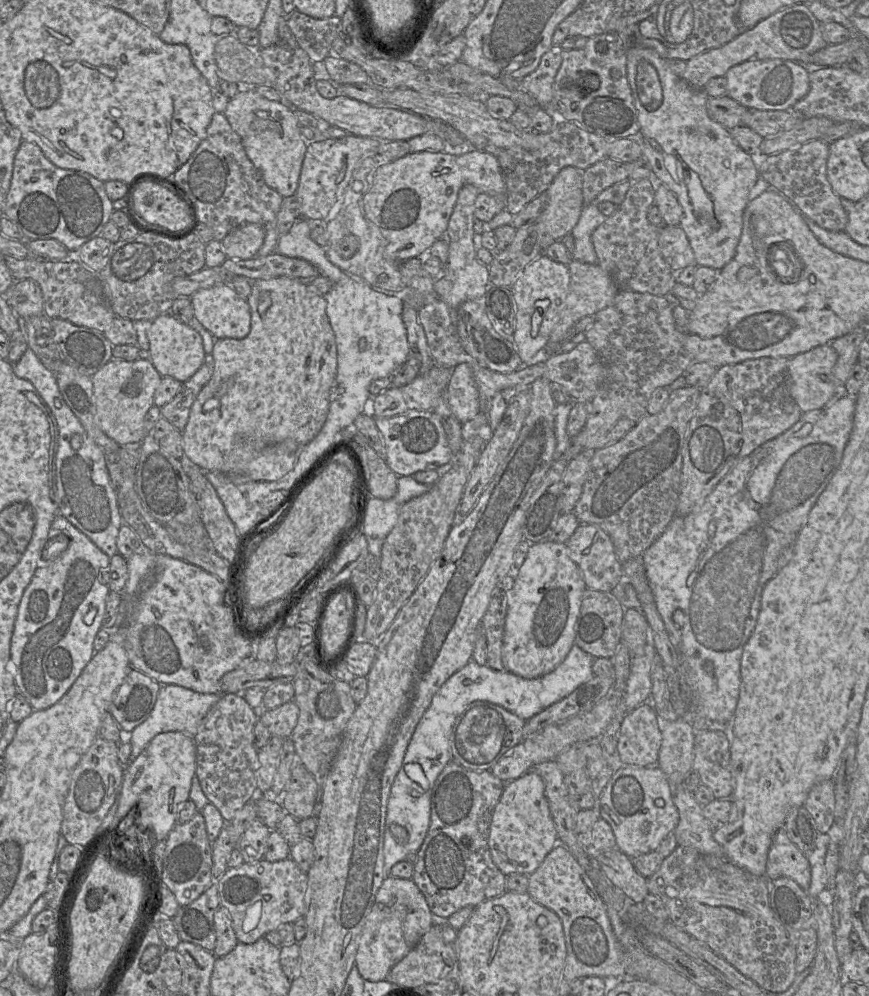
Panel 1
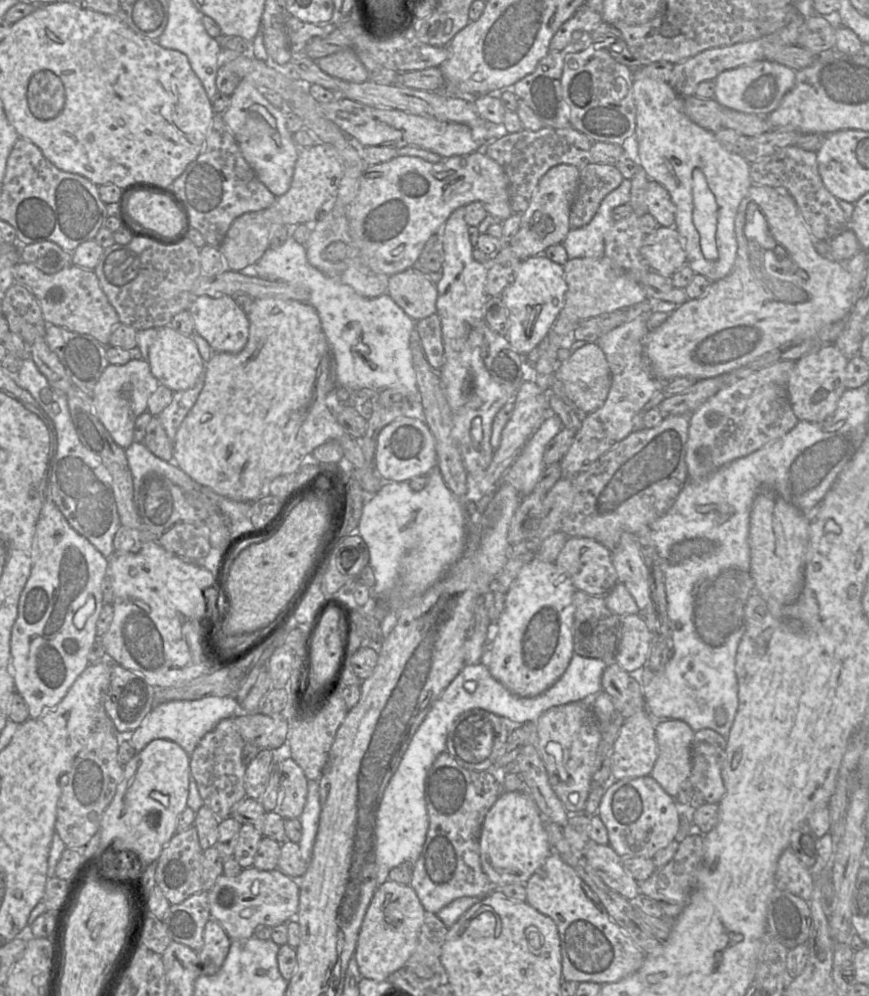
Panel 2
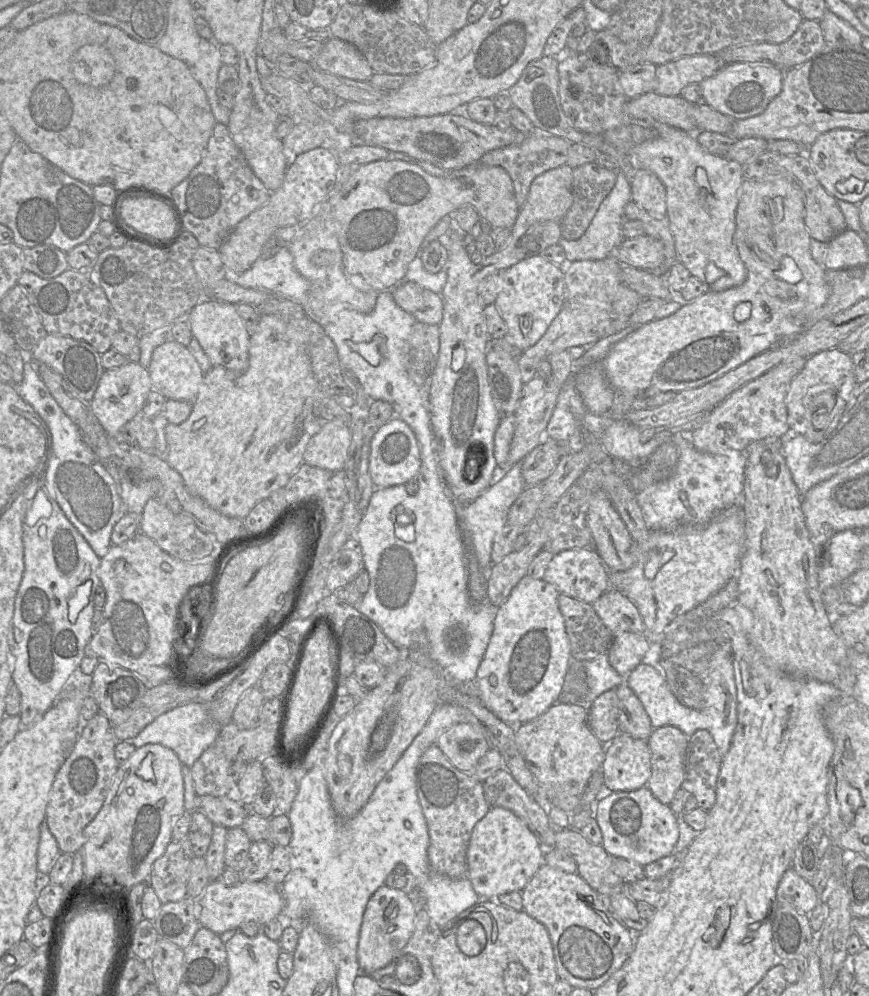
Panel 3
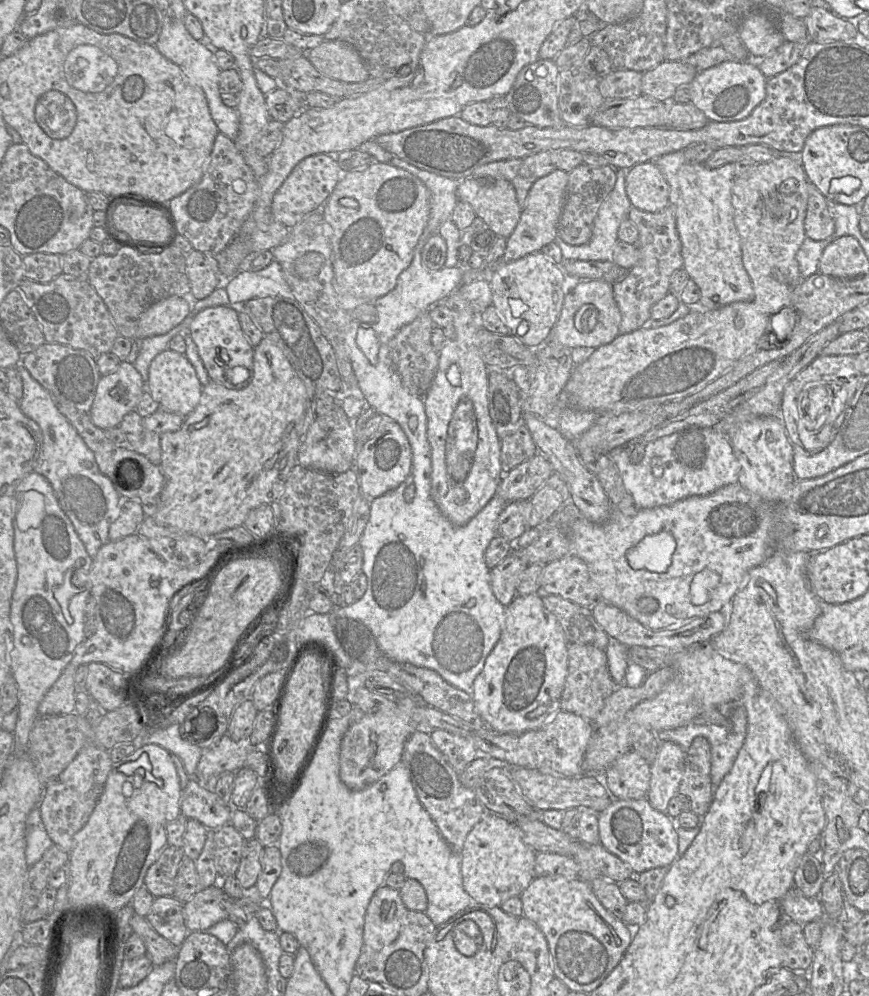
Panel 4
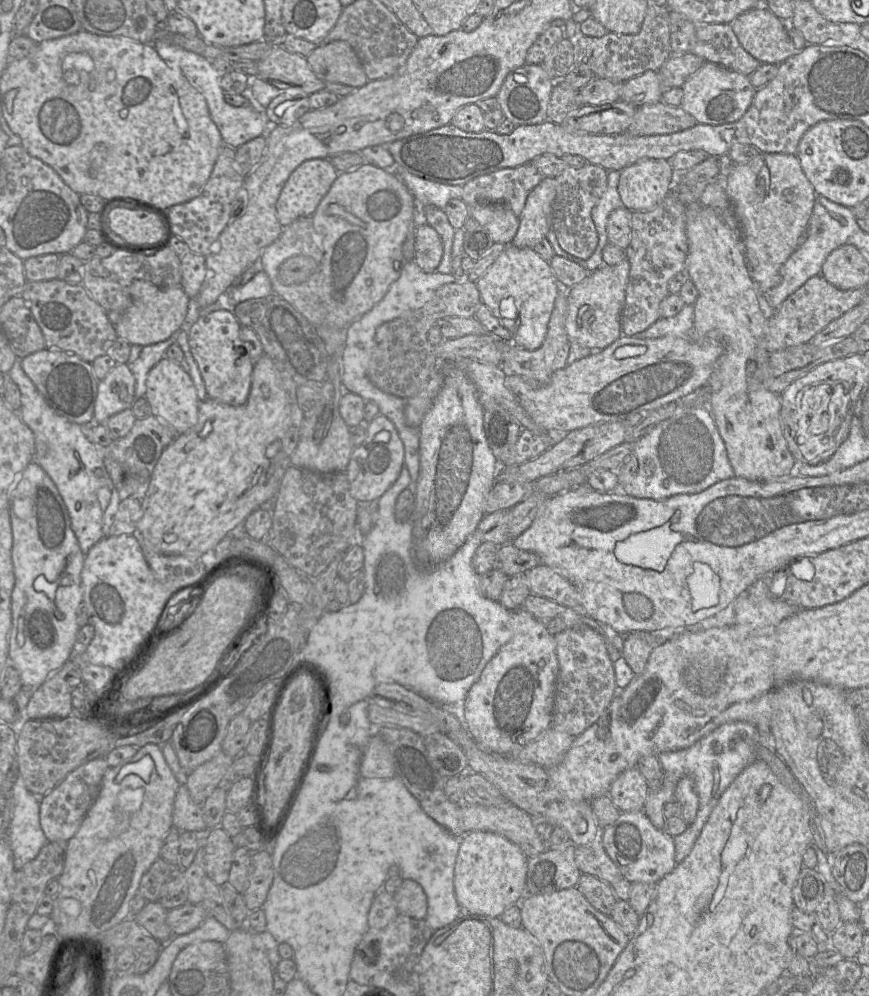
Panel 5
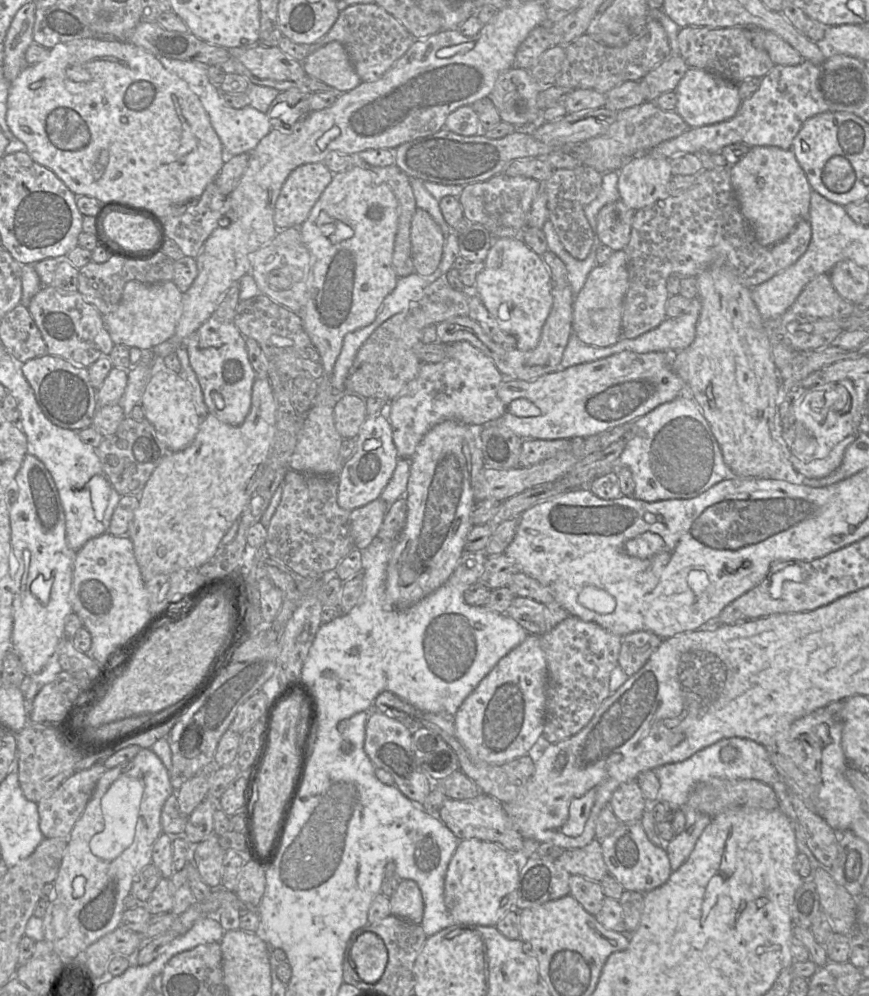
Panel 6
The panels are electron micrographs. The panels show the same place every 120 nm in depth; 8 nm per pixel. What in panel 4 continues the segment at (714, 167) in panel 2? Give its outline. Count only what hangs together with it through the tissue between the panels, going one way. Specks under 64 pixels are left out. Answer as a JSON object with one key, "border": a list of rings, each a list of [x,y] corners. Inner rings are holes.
{"border":[[[684,151],[663,155],[655,160],[669,185],[669,205],[676,218],[676,227],[681,241],[683,268],[700,289],[697,306],[702,310],[715,310],[734,302],[749,302],[754,298],[751,279],[742,262],[741,240],[734,223],[732,186],[735,180],[734,163],[709,169],[704,164],[689,163]]]}

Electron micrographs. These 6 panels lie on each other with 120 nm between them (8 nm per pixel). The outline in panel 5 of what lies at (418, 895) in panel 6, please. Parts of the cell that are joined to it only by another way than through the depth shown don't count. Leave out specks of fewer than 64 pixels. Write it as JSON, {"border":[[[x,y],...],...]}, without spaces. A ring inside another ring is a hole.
{"border":[[[402,879],[401,886],[393,896],[398,913],[415,919],[425,919],[427,896],[415,880]]]}

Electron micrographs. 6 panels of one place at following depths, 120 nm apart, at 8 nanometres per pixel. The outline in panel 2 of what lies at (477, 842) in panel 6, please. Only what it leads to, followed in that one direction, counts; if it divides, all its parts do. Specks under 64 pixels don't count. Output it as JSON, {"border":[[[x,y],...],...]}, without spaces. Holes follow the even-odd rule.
{"border":[[[502,792],[486,814],[479,839],[480,862],[494,887],[526,884],[551,854],[543,815],[528,793]]]}

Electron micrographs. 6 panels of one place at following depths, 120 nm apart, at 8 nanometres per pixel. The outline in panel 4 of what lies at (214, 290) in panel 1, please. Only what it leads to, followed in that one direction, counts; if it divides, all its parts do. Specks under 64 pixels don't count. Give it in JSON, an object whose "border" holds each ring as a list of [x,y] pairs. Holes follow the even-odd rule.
{"border":[[[224,305],[209,307],[200,311],[193,316],[189,325],[189,331],[192,340],[197,346],[198,354],[211,381],[224,385],[229,389],[241,389],[248,385],[249,381],[251,380],[253,371],[254,347],[251,345],[244,332],[242,331],[239,321],[239,314],[234,308],[229,305]],[[236,366],[242,366],[246,368],[249,371],[249,374],[248,378],[244,382],[237,385],[232,385],[228,380],[227,374],[233,373],[230,368]]]}

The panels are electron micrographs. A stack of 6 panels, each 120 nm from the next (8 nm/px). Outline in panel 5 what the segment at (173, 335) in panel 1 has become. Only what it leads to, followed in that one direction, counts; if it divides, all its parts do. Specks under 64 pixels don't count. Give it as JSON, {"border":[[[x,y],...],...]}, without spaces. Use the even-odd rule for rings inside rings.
{"border":[[[166,356],[149,372],[144,396],[149,402],[152,415],[163,421],[176,435],[185,433],[198,421],[200,401],[197,390],[188,372]]]}

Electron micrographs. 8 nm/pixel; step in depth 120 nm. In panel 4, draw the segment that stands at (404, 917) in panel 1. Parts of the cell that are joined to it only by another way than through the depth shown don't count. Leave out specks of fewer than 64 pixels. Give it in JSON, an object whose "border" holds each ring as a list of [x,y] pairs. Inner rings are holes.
{"border":[[[387,885],[379,887],[371,898],[365,915],[365,948],[379,951],[394,942],[400,933],[406,911],[399,890]]]}

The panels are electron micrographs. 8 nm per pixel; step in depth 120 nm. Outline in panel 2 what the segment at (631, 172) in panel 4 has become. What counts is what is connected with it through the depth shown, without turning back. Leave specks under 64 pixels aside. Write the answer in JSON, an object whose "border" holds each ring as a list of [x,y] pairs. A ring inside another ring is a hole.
{"border":[[[649,179],[645,199],[647,212],[657,220],[659,226],[674,227],[676,206],[660,183]]]}

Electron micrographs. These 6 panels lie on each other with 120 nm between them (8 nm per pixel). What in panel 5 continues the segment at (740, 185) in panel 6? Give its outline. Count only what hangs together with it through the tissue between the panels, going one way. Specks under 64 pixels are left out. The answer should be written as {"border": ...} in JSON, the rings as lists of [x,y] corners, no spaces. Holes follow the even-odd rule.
{"border":[[[760,153],[757,157],[746,164],[737,164],[733,171],[729,174],[726,179],[726,193],[729,196],[736,217],[738,218],[738,223],[741,230],[741,239],[744,244],[744,254],[746,258],[747,265],[750,269],[750,275],[754,280],[758,290],[761,294],[766,294],[772,288],[777,286],[781,281],[781,269],[790,255],[797,249],[799,244],[799,238],[805,234],[809,219],[813,212],[813,207],[816,199],[816,192],[805,176],[800,162],[796,154],[782,154],[782,153]]]}

